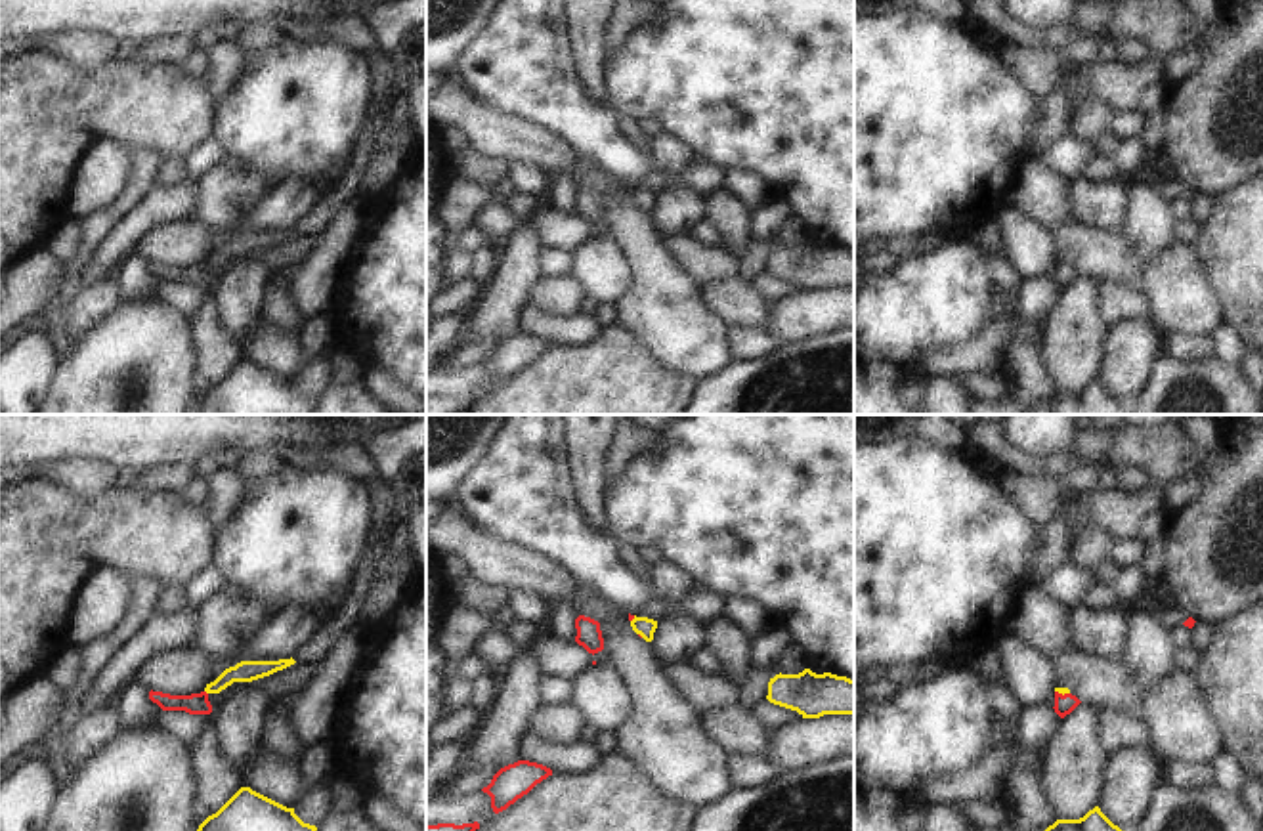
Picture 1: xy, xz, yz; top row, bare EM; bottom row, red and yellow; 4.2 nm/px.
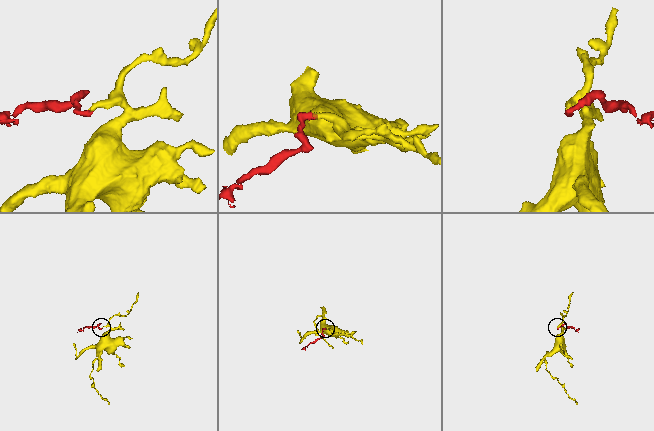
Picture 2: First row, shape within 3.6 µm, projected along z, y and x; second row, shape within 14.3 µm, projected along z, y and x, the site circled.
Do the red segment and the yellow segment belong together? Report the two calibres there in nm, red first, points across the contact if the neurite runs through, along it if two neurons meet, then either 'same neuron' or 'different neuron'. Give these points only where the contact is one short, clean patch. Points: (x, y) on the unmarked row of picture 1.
80 nm thick on the red side, 30 nm on the other; runs through yz (1065, 276), (1061, 266), (1061, 262); same neuron

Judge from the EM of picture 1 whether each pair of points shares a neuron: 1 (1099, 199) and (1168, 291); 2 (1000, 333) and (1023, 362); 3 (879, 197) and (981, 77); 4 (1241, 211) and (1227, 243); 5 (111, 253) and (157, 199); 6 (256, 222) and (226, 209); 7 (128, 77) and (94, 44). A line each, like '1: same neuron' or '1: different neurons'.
1: different neurons
2: different neurons
3: same neuron
4: same neuron
5: same neuron
6: different neurons
7: different neurons

